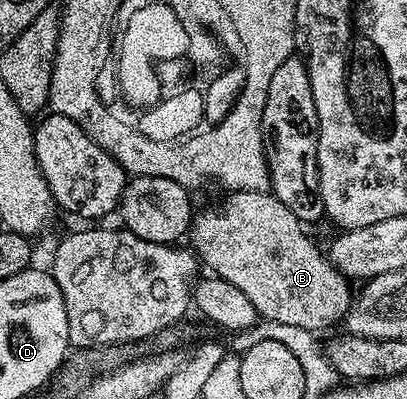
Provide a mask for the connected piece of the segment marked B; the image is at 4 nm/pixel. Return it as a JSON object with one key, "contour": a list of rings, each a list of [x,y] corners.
{"contour":[[[231,191],[228,197],[223,201],[219,207],[210,207],[207,211],[202,211],[193,216],[190,229],[188,232],[188,239],[191,239],[192,250],[195,255],[198,256],[199,260],[203,264],[206,263],[211,267],[213,274],[219,279],[228,281],[232,285],[236,285],[236,289],[240,289],[240,293],[244,293],[244,297],[248,297],[248,301],[252,301],[252,305],[259,313],[262,319],[268,321],[280,321],[283,325],[296,325],[300,329],[308,329],[315,333],[321,333],[325,327],[330,327],[334,322],[345,320],[346,313],[350,309],[352,302],[352,287],[351,280],[347,279],[346,276],[342,275],[337,269],[334,268],[333,263],[330,262],[327,252],[322,251],[313,243],[312,240],[306,236],[306,231],[302,228],[299,212],[288,209],[288,205],[284,205],[284,201],[277,199],[270,191]]]}

